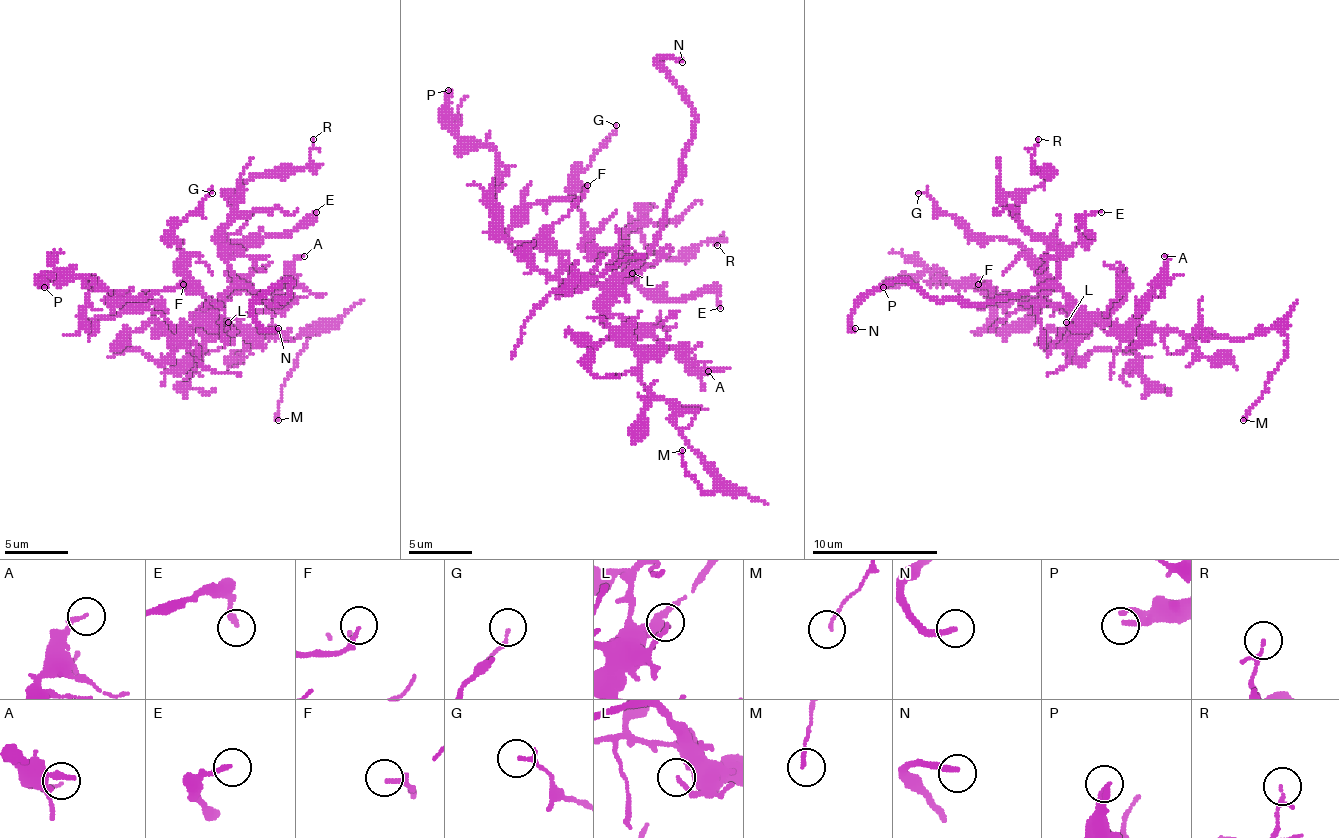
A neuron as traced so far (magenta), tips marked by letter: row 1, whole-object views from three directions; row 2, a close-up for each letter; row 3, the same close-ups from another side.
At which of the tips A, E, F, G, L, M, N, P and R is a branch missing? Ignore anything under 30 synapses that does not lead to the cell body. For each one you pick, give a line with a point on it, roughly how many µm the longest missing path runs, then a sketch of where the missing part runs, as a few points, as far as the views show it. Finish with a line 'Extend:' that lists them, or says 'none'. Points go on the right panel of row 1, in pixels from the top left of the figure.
N: Place: (855, 328). Missing length about 30 µm. Course of what is missing: (855, 328), (845, 322), (842, 360), (858, 376), (873, 382), (889, 376)
Extend: N

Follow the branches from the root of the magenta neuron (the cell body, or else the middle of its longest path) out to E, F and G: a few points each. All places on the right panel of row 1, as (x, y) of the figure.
E: (1088, 325), (1088, 319), (1057, 281), (1057, 265), (1076, 243), (1085, 243), (1091, 237), (1085, 218), (1101, 212)
F: (1088, 325), (1079, 328), (1057, 306), (1041, 303), (1041, 300), (1000, 300), (987, 287), (978, 284)
G: (1088, 325), (1066, 306), (1050, 306), (1041, 297), (1038, 265), (1016, 243), (968, 234), (956, 218), (918, 193)

